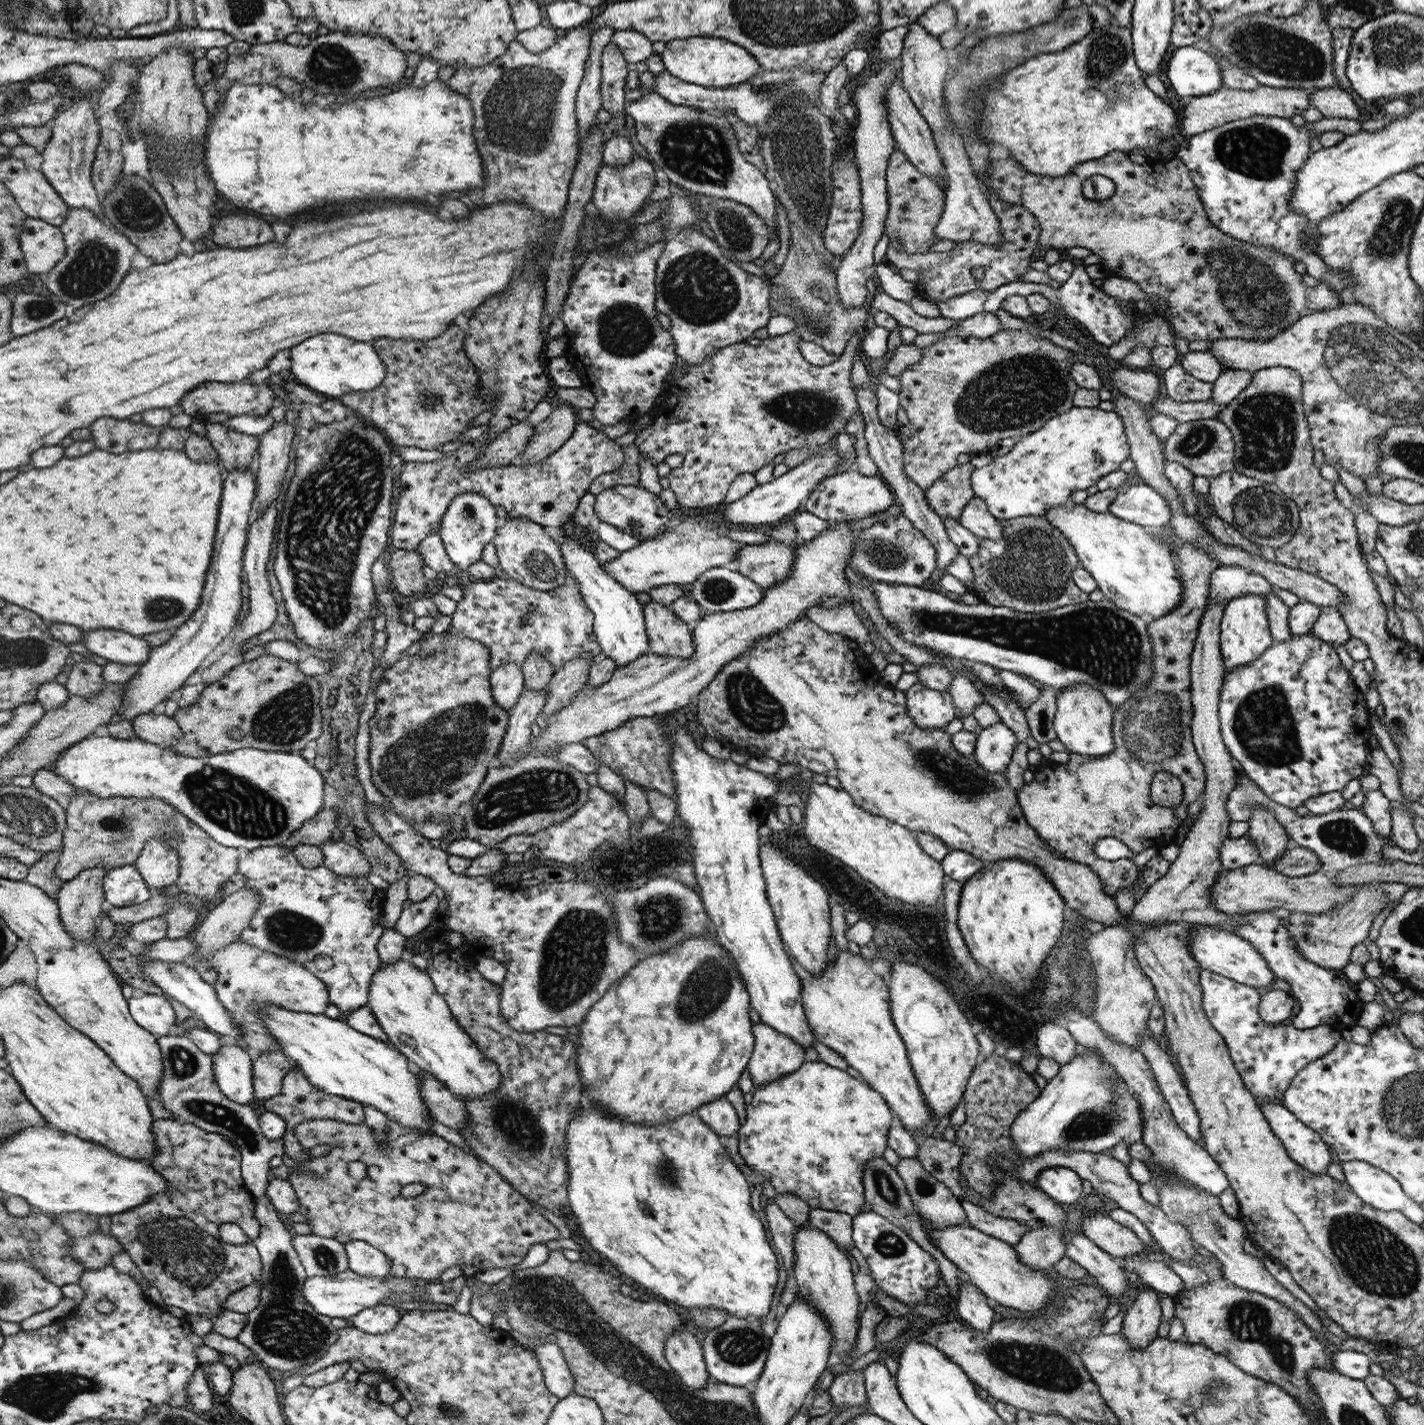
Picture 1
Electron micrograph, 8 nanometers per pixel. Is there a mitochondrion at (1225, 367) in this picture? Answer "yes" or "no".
no

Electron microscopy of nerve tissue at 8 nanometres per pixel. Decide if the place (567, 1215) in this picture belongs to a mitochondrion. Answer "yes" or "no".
no

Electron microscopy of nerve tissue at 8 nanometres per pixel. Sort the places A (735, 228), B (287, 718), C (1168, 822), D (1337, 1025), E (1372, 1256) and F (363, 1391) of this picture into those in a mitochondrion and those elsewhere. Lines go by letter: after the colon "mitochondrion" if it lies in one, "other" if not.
A: mitochondrion
B: mitochondrion
C: other
D: other
E: mitochondrion
F: other

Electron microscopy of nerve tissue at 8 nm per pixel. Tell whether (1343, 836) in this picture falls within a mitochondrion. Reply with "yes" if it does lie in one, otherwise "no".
yes

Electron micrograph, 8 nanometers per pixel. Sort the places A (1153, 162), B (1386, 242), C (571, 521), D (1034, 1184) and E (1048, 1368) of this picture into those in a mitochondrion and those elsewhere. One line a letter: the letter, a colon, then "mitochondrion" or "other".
A: other
B: mitochondrion
C: other
D: other
E: mitochondrion

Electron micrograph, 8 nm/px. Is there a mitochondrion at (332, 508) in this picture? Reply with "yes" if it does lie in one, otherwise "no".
yes

